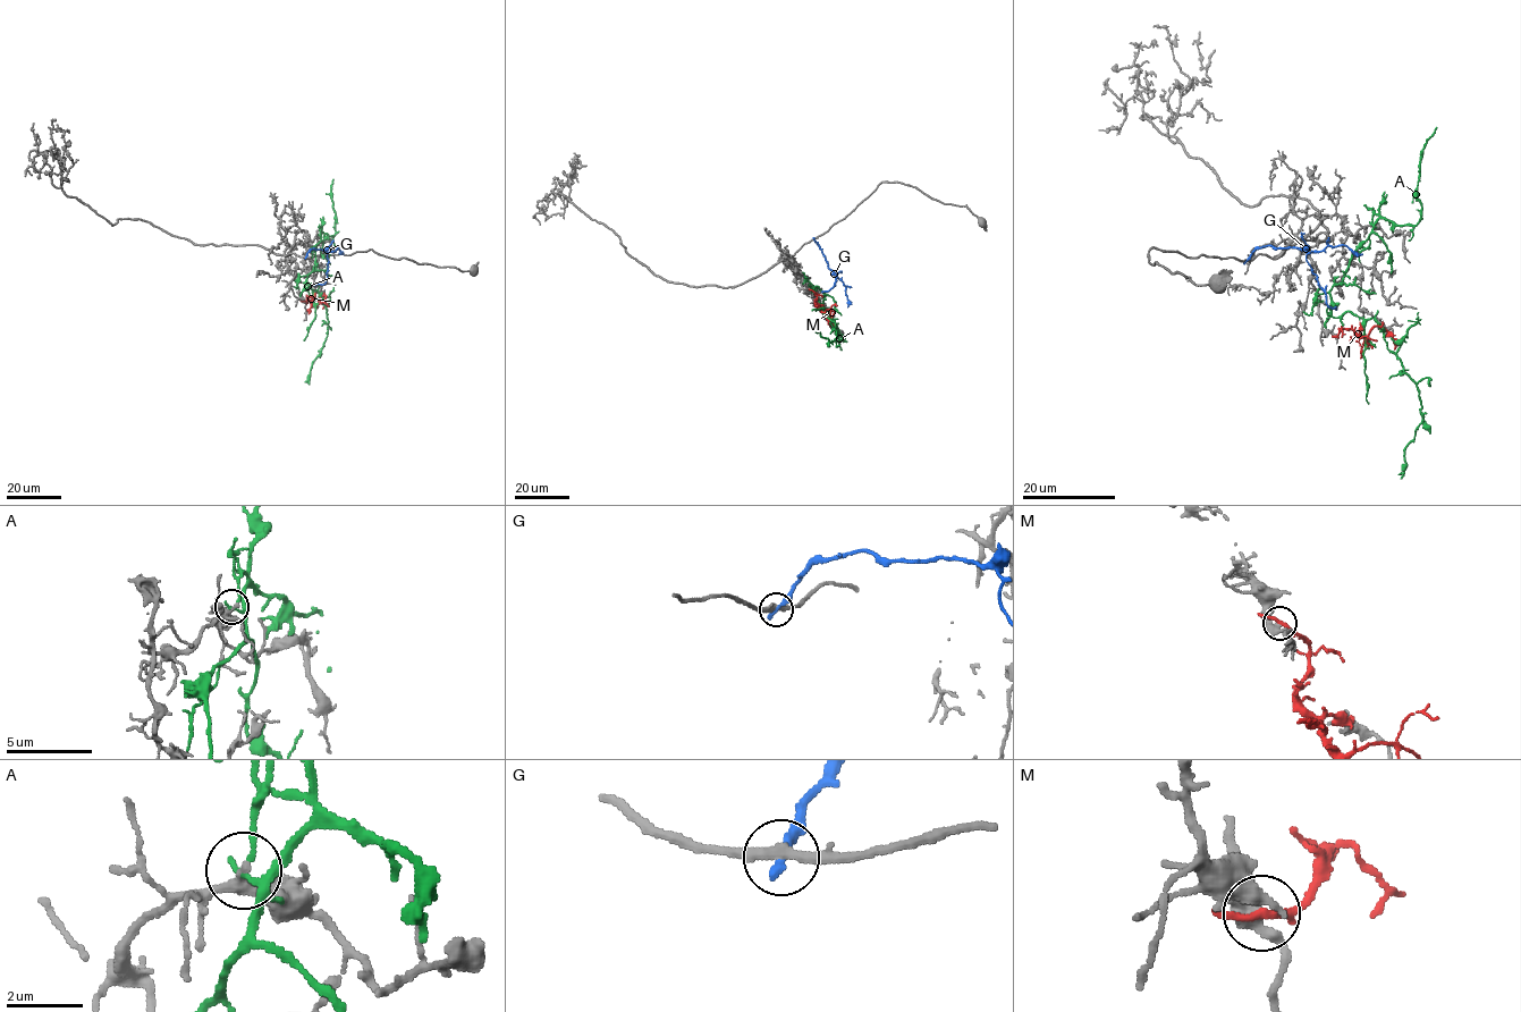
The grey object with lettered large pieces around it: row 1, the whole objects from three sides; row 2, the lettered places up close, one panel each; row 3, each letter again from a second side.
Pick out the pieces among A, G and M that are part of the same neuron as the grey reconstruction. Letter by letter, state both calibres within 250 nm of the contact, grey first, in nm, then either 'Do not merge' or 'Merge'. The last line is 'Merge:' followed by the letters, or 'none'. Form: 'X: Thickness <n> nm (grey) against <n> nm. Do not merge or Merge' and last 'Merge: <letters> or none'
A: Thickness 280 nm (grey) against 130 nm. Do not merge
G: Thickness 260 nm (grey) against 320 nm. Do not merge
M: Thickness 420 nm (grey) against 190 nm. Do not merge
Merge: none

